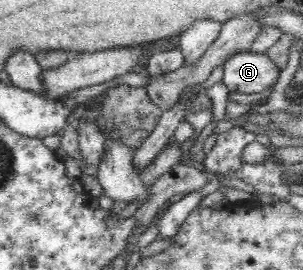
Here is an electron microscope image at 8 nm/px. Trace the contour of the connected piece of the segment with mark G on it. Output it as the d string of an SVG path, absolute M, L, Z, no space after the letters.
M238 51L222 66L223 82L232 93L260 93L279 78L278 66L266 52Z

